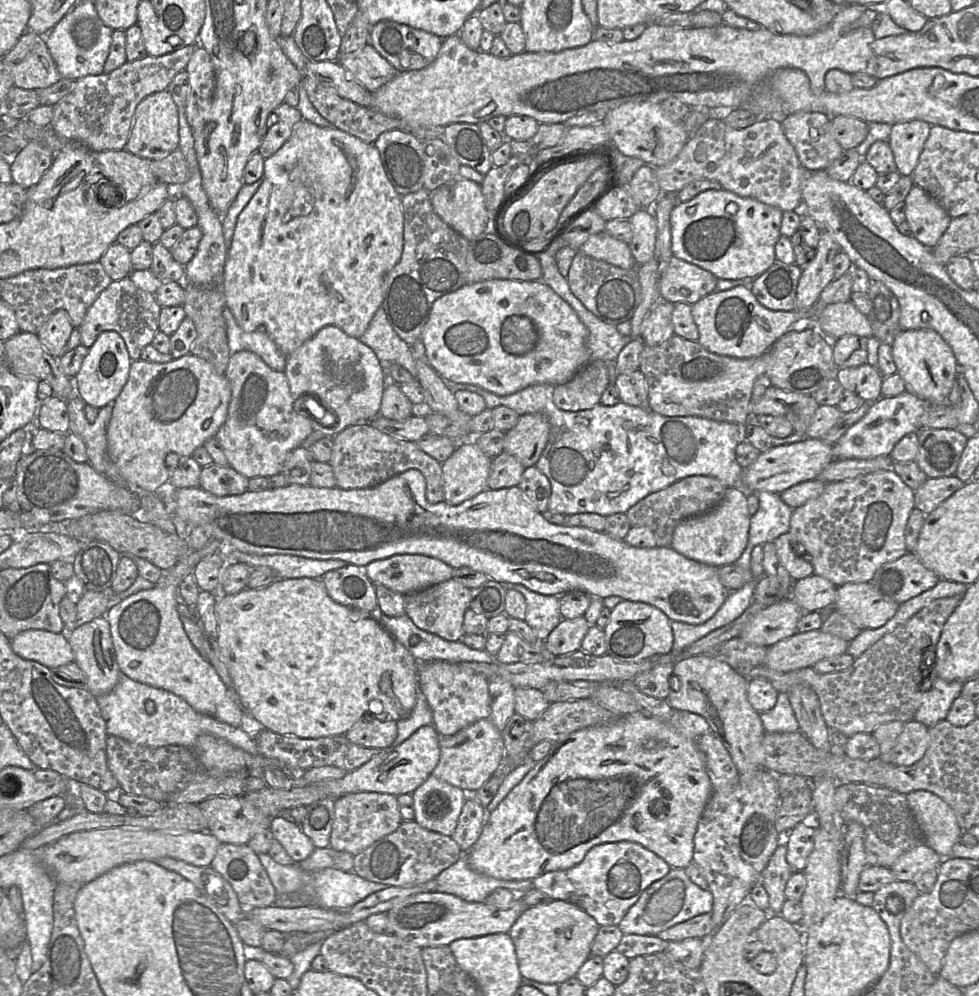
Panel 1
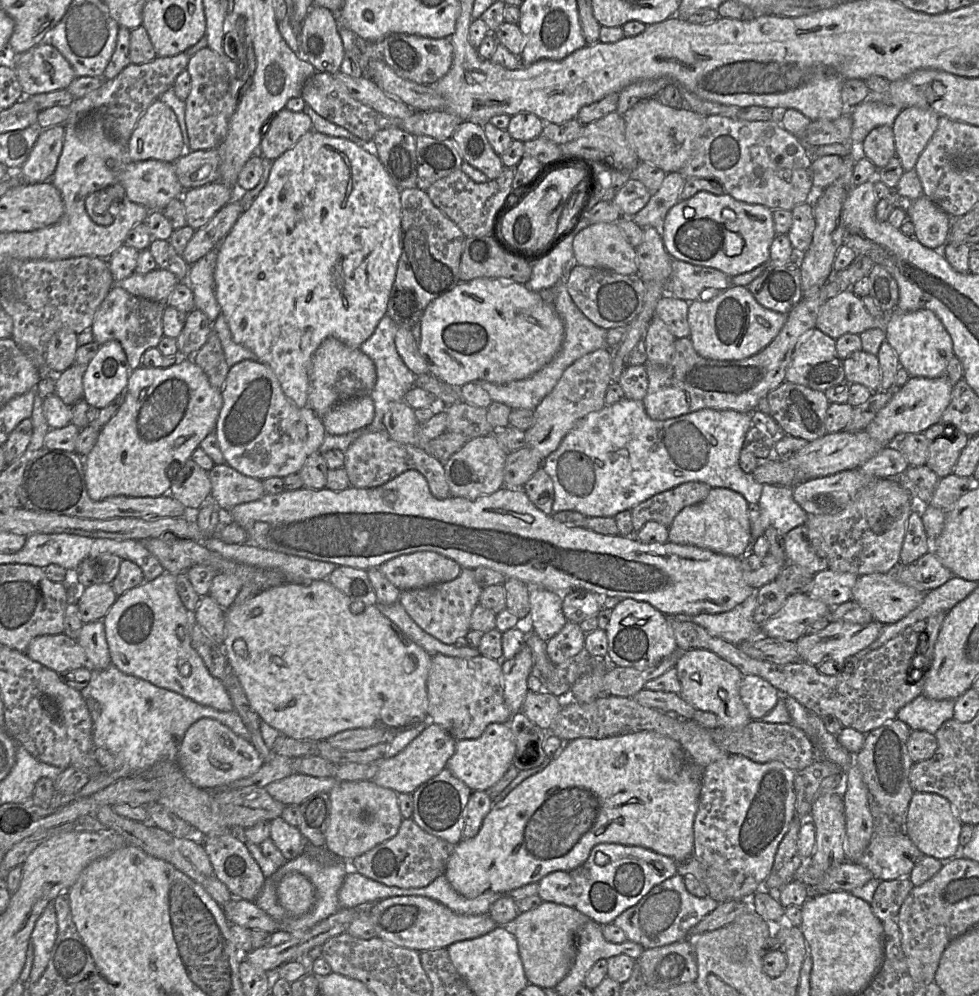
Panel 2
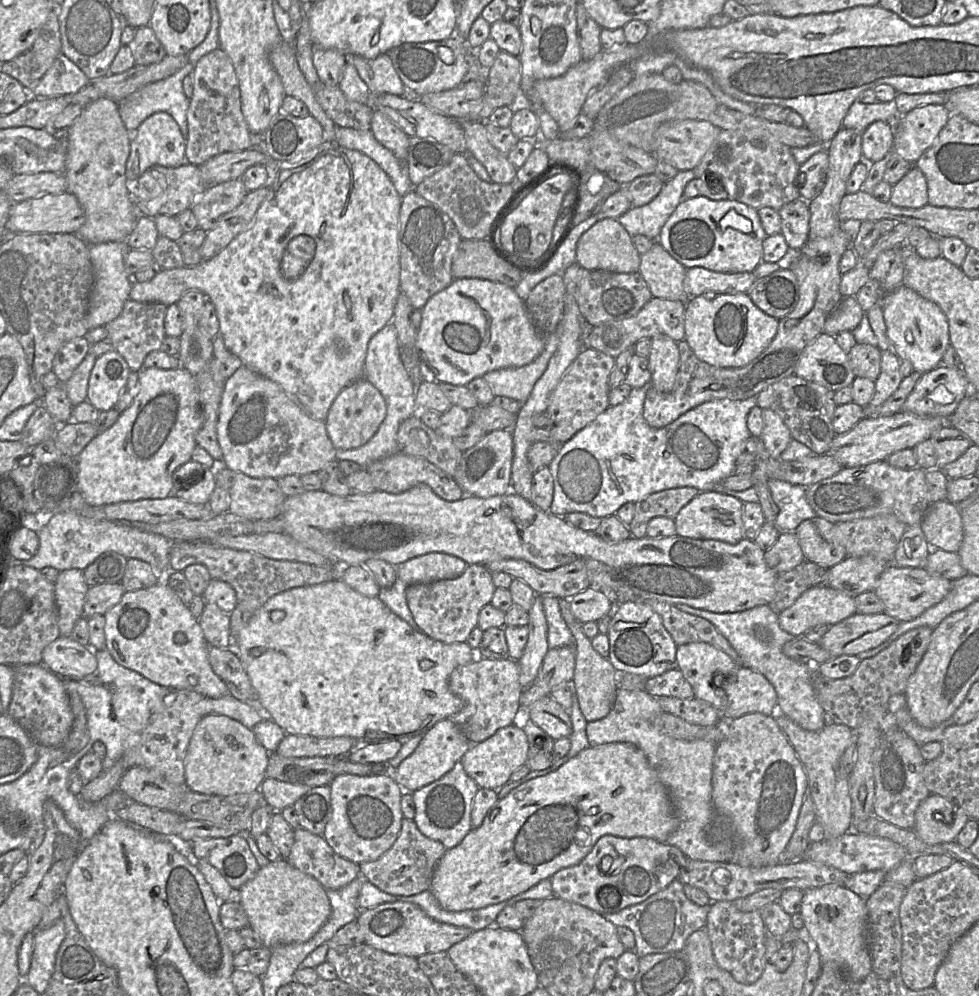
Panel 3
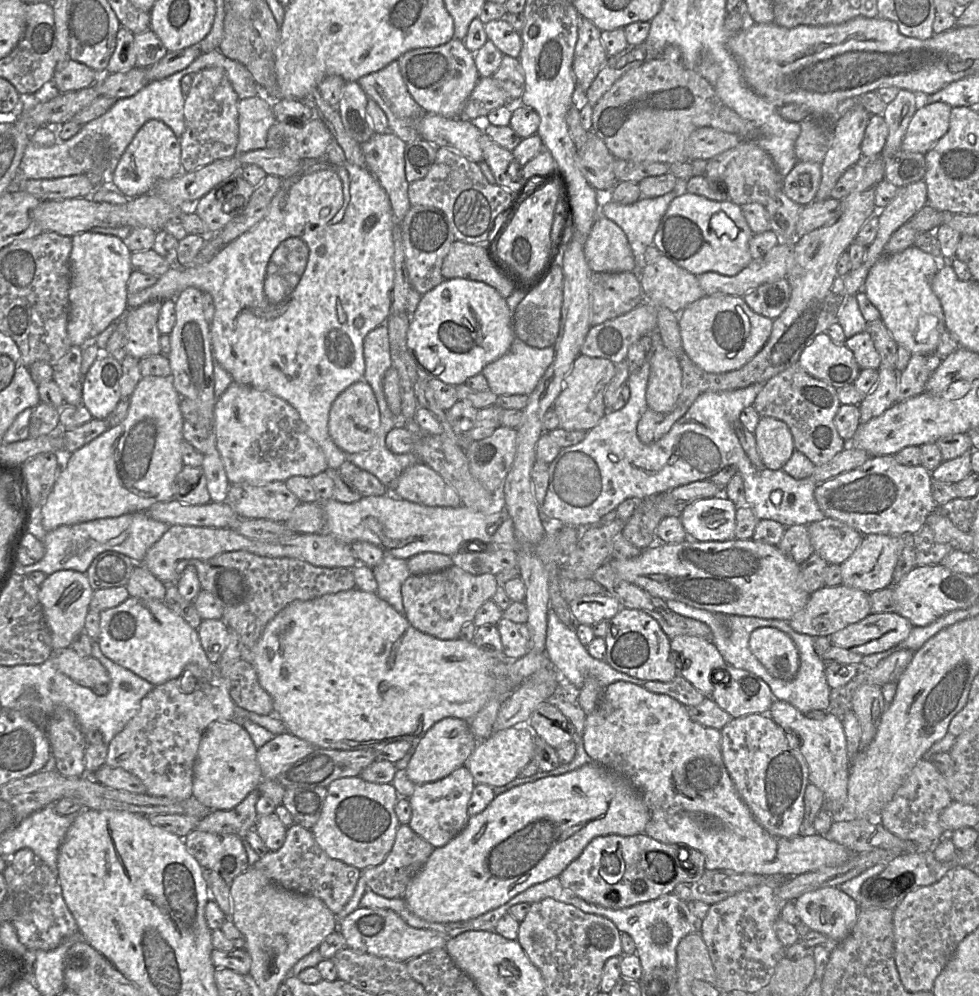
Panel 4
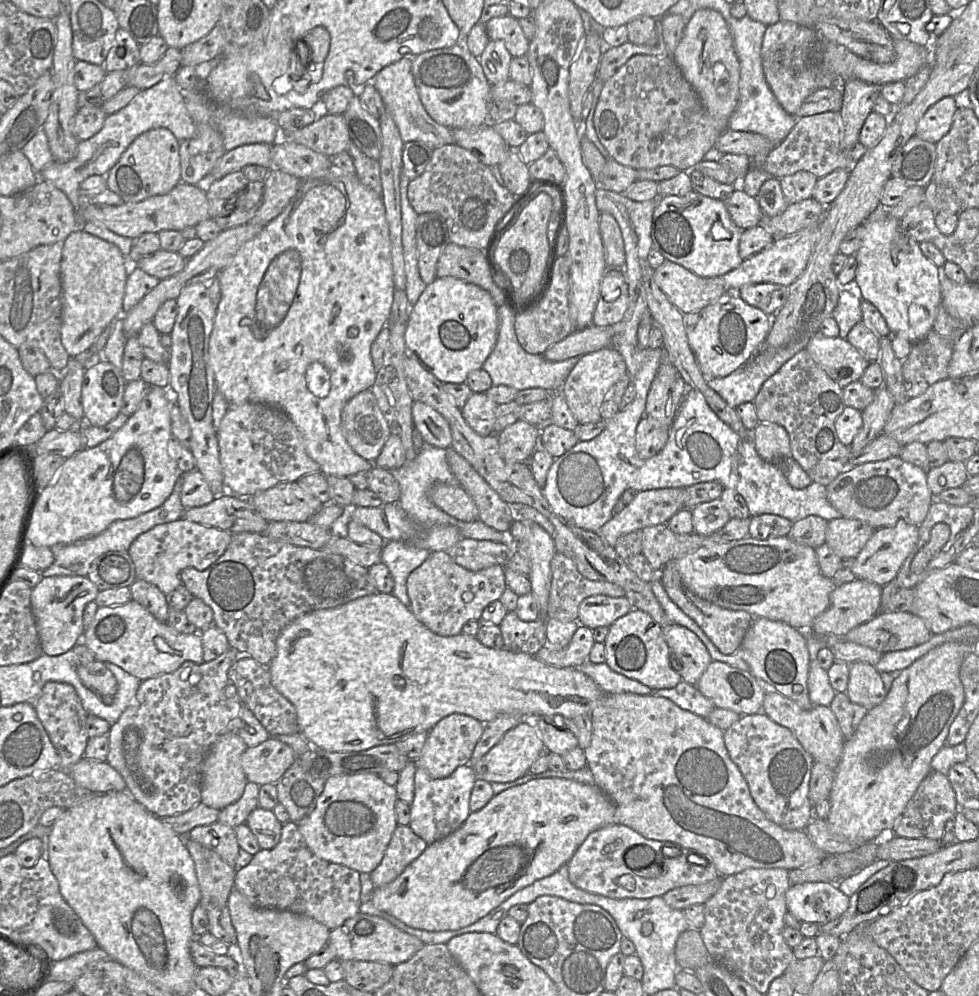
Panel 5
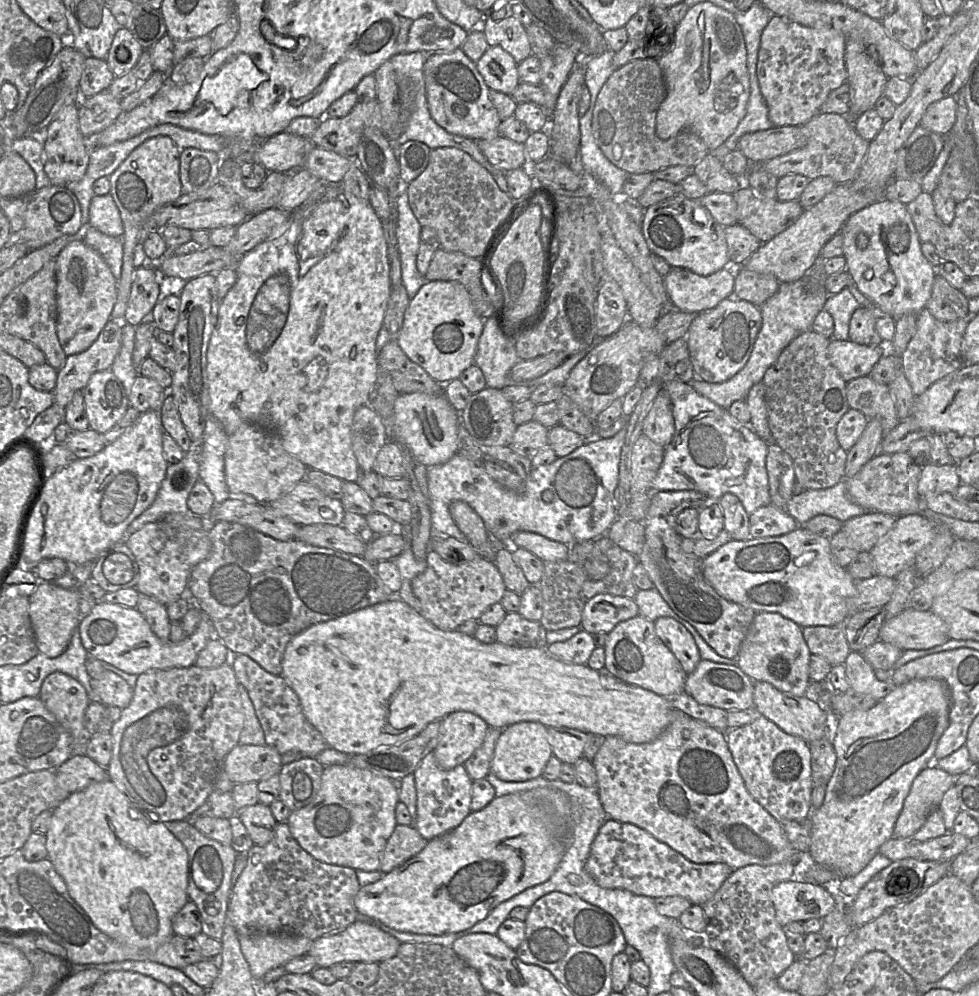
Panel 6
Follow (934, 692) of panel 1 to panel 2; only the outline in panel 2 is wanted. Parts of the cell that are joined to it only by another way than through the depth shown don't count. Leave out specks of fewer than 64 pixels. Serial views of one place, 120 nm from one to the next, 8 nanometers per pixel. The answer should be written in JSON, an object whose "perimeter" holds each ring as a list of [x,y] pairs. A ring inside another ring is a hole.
{"perimeter":[[[920,695],[897,712],[896,719],[906,723],[911,730],[931,734],[947,720],[953,718],[954,699],[935,700]]]}

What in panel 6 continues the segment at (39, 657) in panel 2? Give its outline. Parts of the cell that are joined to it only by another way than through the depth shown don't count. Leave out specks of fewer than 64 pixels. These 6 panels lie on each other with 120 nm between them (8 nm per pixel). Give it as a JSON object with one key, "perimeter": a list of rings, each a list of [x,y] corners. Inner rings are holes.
{"perimeter":[[[104,670],[98,679],[91,678],[91,685],[94,694],[105,706],[124,709],[133,698],[134,688],[122,677],[109,670]]]}

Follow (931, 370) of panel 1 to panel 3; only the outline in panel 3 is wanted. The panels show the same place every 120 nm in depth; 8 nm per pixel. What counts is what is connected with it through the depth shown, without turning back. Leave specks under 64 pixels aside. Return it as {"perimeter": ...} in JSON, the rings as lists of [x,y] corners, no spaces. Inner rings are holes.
{"perimeter":[[[904,285],[881,297],[879,303],[891,349],[899,359],[908,360],[914,371],[919,373],[926,373],[940,365],[950,345],[948,319],[941,308]]]}

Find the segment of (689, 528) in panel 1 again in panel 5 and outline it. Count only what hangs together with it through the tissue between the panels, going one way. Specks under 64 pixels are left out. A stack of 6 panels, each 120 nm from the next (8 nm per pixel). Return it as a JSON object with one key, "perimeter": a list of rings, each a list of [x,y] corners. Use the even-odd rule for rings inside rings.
{"perimeter":[[[720,498],[700,503],[691,509],[694,531],[700,535],[710,535],[731,519]]]}

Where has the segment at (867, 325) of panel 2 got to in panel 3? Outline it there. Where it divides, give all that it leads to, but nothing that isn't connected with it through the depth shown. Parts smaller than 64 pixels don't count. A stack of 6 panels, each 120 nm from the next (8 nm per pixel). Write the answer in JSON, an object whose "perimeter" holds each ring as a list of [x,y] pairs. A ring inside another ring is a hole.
{"perimeter":[[[844,297],[827,317],[823,333],[836,336],[843,331],[852,331],[860,323],[864,312],[855,297]]]}

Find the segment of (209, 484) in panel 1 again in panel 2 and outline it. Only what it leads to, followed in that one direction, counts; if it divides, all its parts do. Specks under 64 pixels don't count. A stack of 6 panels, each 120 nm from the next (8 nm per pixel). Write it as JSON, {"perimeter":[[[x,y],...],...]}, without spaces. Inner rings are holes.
{"perimeter":[[[226,463],[216,464],[208,471],[211,496],[227,516],[234,506],[262,498],[266,491],[262,480],[245,476]]]}

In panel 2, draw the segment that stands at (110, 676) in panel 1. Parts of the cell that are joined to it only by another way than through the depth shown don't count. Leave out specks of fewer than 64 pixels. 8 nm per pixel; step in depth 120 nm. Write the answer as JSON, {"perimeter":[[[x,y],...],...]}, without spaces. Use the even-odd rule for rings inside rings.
{"perimeter":[[[103,620],[84,624],[77,641],[84,649],[88,666],[92,670],[104,670],[111,665]]]}

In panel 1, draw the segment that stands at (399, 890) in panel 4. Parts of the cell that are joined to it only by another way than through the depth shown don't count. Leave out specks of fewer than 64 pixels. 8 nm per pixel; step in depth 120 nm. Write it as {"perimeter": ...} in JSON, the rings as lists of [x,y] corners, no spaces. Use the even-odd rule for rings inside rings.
{"perimeter":[[[402,820],[394,832],[354,855],[353,872],[366,880],[386,886],[409,887],[433,880],[455,864],[462,853],[451,836],[423,828],[415,820]]]}

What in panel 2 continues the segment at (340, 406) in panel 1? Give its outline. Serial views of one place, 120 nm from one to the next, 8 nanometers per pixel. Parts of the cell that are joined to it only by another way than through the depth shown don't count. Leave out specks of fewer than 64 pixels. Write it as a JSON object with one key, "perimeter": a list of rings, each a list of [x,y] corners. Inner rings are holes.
{"perimeter":[[[334,337],[326,338],[312,356],[309,371],[308,404],[321,419],[336,403],[362,395],[370,395],[376,383],[373,361],[360,348],[352,348]]]}

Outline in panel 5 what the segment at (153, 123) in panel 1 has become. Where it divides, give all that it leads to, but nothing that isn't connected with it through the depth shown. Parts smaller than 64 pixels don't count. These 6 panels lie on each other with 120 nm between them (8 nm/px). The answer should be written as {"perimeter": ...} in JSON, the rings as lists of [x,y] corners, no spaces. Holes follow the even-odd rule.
{"perimeter":[[[155,128],[139,135],[108,172],[106,185],[124,203],[137,203],[164,195],[181,183],[180,141],[166,128]]]}

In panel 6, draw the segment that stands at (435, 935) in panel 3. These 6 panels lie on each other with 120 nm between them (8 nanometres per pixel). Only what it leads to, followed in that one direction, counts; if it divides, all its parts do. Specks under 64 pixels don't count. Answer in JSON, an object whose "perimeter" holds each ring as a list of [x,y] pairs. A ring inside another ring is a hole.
{"perimeter":[[[355,921],[343,930],[335,931],[315,939],[308,954],[315,958],[317,967],[329,968],[340,962],[380,963],[397,954],[401,942],[377,926]]]}

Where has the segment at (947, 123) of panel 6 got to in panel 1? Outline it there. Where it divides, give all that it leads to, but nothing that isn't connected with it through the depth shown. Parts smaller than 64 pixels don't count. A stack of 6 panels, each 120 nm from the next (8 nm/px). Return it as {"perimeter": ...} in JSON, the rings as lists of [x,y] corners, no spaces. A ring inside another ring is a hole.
{"perimeter":[[[911,120],[892,125],[888,138],[897,171],[901,176],[912,176],[918,164],[931,125],[922,120]]]}

